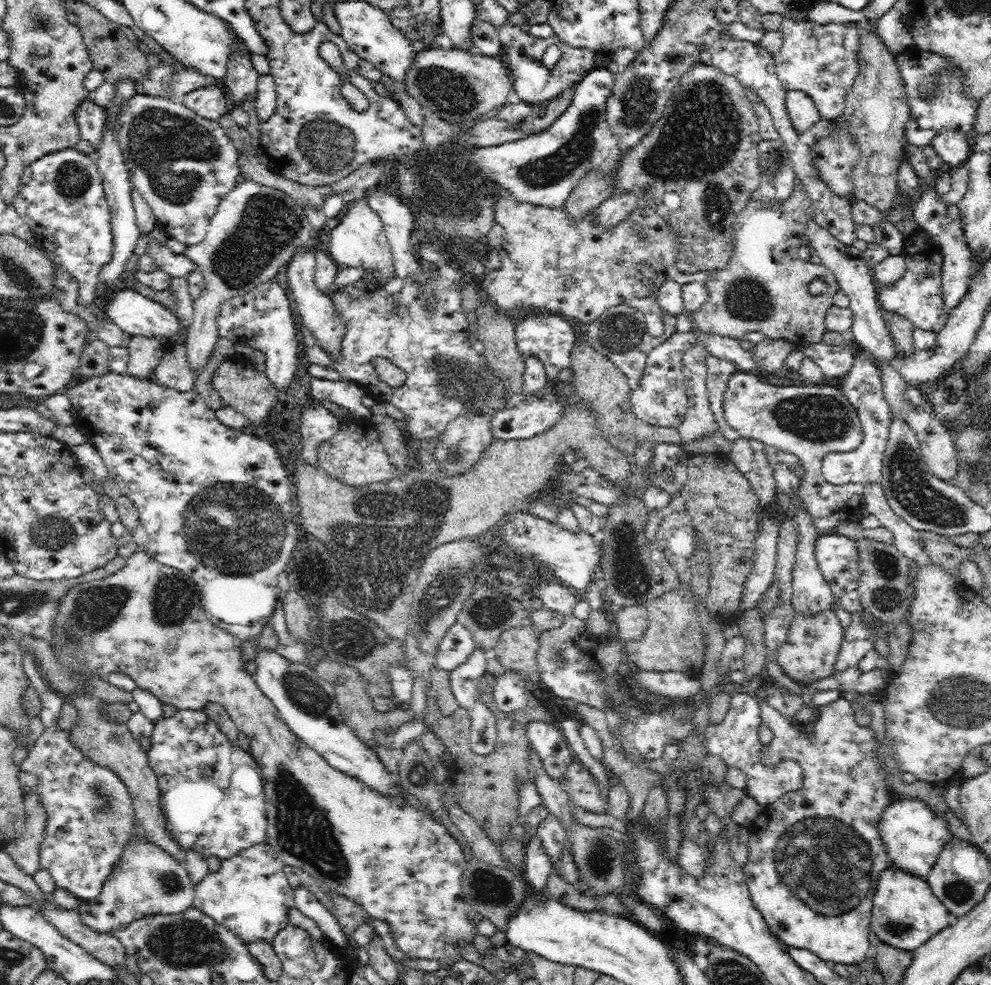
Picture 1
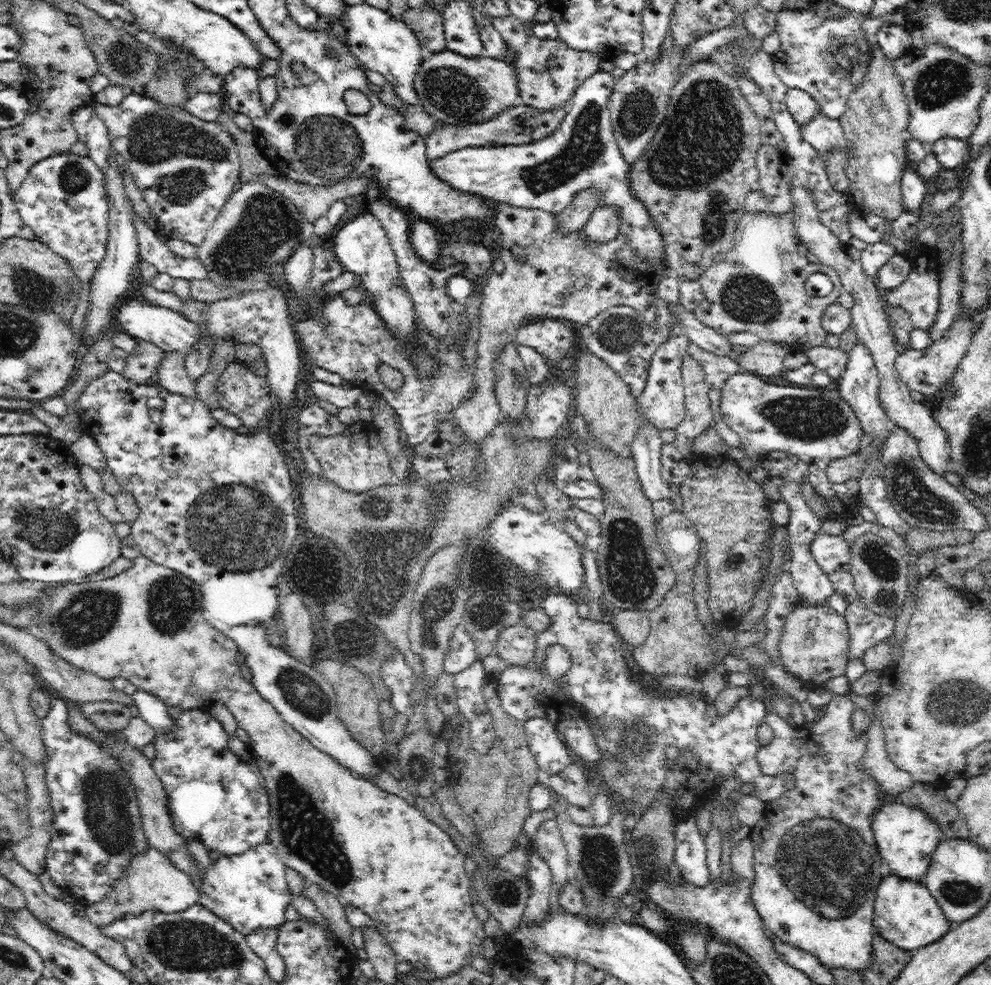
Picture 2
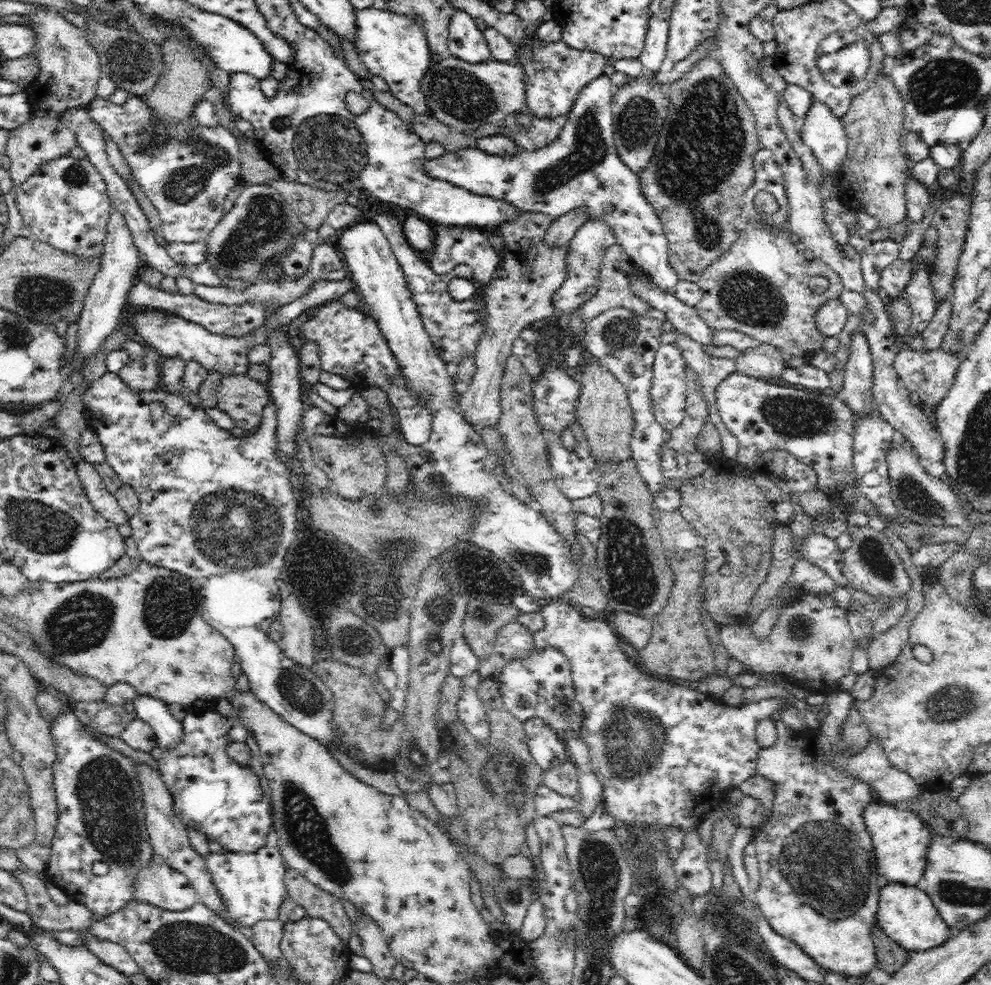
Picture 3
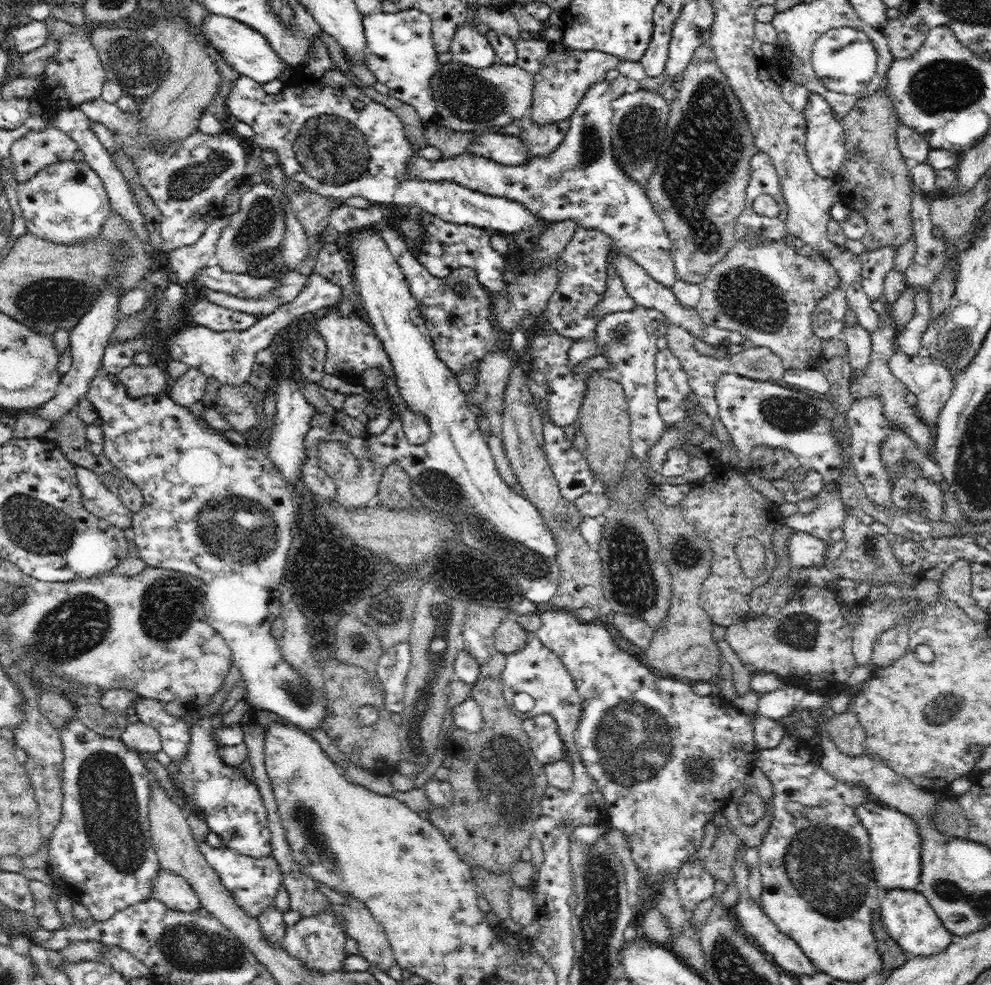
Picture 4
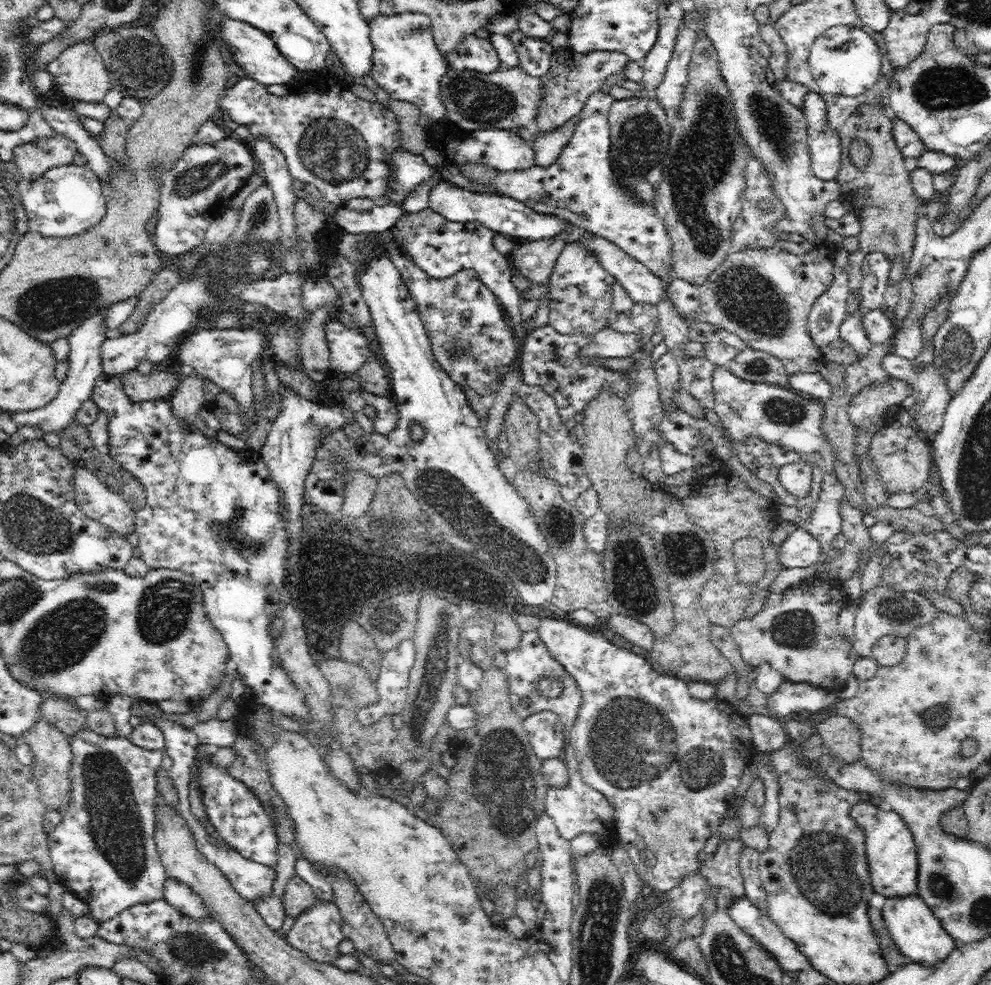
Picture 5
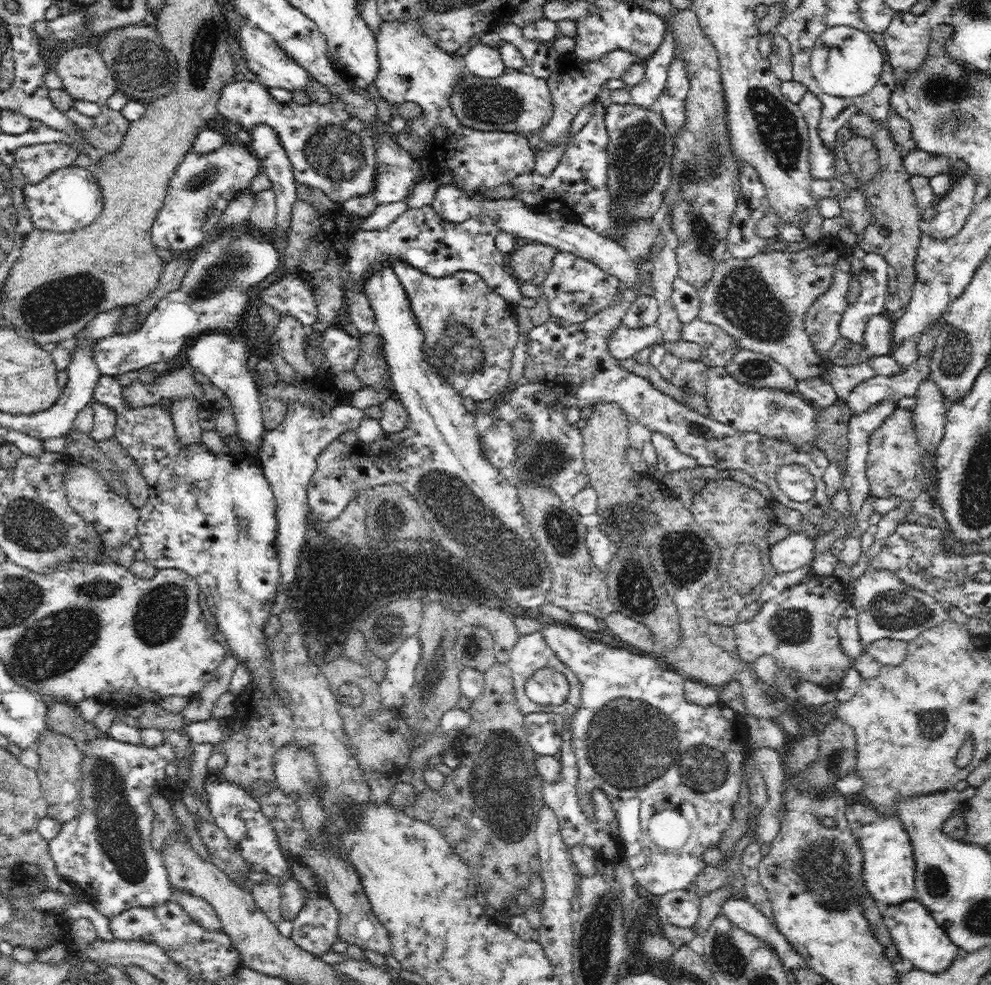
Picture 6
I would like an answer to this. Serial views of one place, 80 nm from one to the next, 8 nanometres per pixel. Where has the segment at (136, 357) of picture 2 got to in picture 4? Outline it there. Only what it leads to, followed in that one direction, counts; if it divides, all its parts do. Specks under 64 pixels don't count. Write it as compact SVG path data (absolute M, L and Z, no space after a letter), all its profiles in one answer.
M132 363L116 376L128 390L128 395L134 399L149 395L168 394L170 390L171 384L168 382L166 372L158 368L156 364L141 368Z

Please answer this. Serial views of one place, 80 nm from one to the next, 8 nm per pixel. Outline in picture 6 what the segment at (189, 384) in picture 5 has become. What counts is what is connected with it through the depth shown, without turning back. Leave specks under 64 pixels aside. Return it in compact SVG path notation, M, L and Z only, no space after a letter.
M195 397L167 403L172 404L171 418L180 445L186 449L191 445L199 444L203 432L198 417L200 401Z

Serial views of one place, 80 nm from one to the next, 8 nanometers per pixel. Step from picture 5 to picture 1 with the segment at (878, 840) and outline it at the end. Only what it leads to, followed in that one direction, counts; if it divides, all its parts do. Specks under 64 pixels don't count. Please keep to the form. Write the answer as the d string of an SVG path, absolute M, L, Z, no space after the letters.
M893 798L880 817L879 833L888 849L888 859L894 863L893 867L924 880L928 879L936 865L940 851L953 838L946 819L936 814L927 802L917 798Z

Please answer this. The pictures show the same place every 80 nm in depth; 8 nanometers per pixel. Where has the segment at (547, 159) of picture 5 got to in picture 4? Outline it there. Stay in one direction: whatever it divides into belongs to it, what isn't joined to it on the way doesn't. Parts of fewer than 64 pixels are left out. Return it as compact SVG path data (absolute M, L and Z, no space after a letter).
M569 119L558 120L554 124L544 124L544 126L533 122L523 128L520 138L534 156L548 156L564 140L569 124Z

